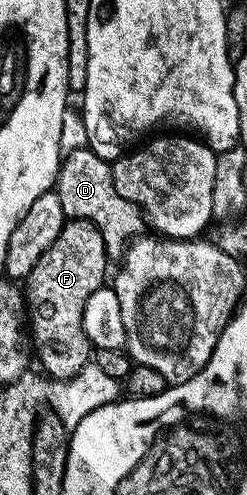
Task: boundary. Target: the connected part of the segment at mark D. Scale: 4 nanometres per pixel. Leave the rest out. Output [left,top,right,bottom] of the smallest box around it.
[53,147,145,259]

